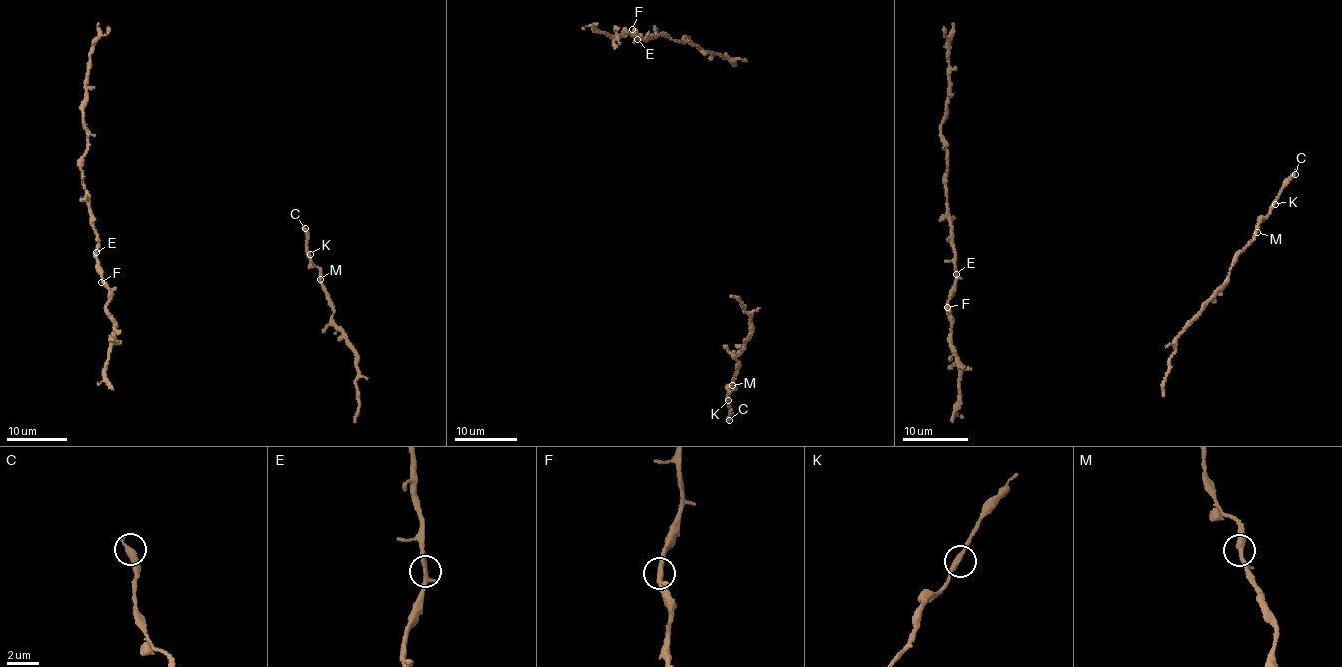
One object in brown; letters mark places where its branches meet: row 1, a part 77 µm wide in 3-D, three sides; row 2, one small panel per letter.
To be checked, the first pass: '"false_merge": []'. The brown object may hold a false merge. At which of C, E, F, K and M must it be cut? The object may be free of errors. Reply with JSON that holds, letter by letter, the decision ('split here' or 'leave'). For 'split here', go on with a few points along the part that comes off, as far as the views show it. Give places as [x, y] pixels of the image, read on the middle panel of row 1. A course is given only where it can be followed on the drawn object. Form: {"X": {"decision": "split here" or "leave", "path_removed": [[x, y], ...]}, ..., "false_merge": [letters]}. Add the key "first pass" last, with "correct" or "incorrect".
{"C": {"decision": "leave"}, "E": {"decision": "leave"}, "F": {"decision": "leave"}, "K": {"decision": "leave"}, "M": {"decision": "leave"}, "false_merge": [], "first pass": "correct"}

